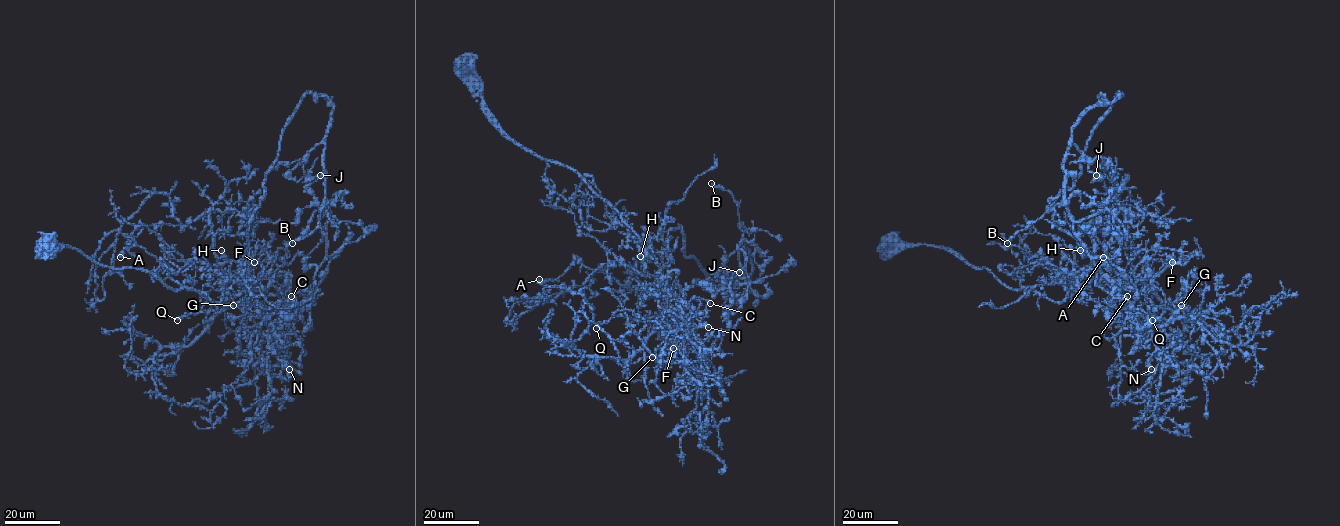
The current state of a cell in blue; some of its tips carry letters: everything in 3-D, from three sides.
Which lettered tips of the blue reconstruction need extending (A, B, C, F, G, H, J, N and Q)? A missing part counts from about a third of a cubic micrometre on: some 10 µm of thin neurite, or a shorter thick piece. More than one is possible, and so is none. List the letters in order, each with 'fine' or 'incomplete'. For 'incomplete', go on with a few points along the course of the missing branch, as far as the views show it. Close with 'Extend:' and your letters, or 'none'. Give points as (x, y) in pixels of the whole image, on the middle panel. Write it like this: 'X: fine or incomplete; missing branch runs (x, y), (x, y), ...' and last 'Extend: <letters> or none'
A: fine
B: incomplete
C: fine
F: fine
G: fine
H: incomplete
J: incomplete
N: fine
Q: fine
Extend: B, H, J

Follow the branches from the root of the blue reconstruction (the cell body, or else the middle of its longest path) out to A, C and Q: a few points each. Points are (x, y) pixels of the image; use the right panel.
A: (890, 245), (946, 248), (1058, 302), (1062, 281), (1099, 266), (1109, 213), (1084, 223), (1103, 257)
C: (890, 245), (946, 248), (1054, 302), (1067, 294), (1062, 281), (1089, 270), (1115, 287), (1125, 309), (1127, 296)
Q: (890, 245), (946, 248), (1058, 302), (1066, 278), (1093, 270), (1143, 290), (1146, 271), (1139, 312), (1152, 320)

